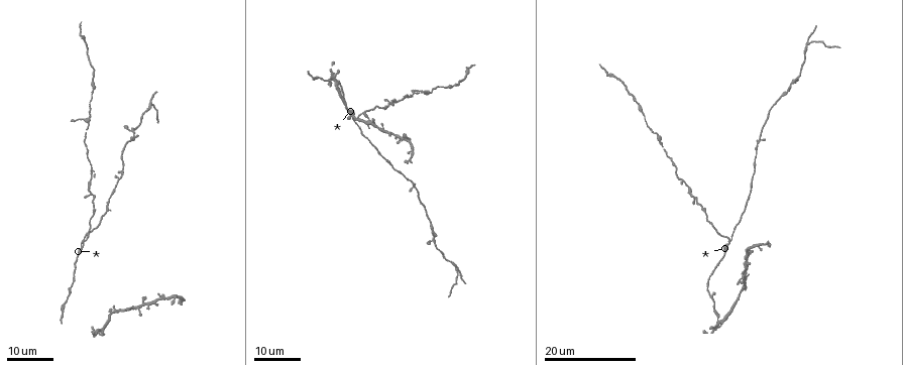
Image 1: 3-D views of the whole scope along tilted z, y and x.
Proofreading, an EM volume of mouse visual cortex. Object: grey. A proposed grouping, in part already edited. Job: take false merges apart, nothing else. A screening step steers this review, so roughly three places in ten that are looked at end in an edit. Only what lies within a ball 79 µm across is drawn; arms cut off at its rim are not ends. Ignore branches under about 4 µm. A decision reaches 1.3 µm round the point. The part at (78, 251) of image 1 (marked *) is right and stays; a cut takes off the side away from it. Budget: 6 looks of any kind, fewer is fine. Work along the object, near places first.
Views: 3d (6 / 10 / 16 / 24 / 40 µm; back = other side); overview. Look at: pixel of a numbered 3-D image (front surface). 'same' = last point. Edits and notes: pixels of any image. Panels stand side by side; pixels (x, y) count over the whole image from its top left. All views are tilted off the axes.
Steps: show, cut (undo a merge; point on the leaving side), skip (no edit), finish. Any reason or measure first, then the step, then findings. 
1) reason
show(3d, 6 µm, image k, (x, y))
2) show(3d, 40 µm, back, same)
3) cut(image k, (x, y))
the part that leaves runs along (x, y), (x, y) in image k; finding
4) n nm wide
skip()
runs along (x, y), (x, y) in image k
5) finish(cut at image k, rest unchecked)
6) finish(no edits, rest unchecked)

side arm on a straight run
show(3d, 24 µm, image 1, (729, 241))

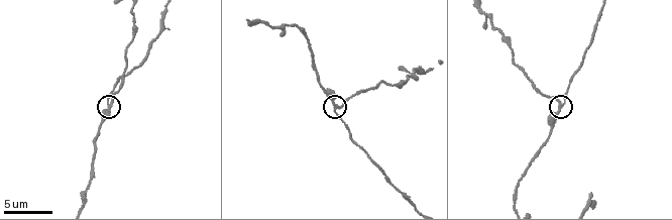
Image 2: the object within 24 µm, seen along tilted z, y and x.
show(3d, 6 µm, image 2, (334, 110))

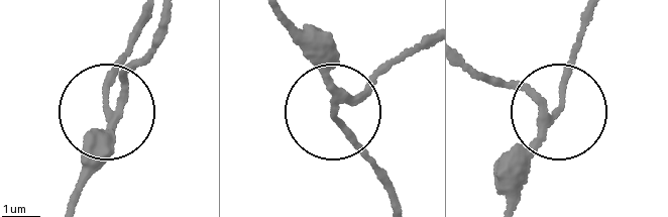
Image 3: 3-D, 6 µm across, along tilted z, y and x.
160 nm wide
skip()
runs along (80, 152), (131, 62) in image 3; one neuron here

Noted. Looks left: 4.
show(3d, 24 µm, image 1, (760, 138))

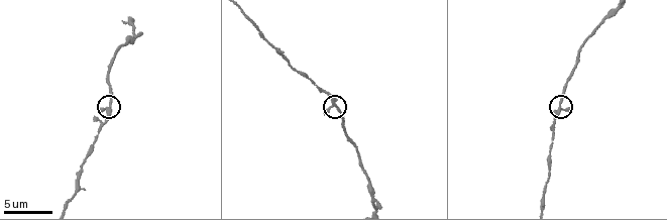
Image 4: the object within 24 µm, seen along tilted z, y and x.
closer look
show(3d, 6 µm, image 4, (559, 102))

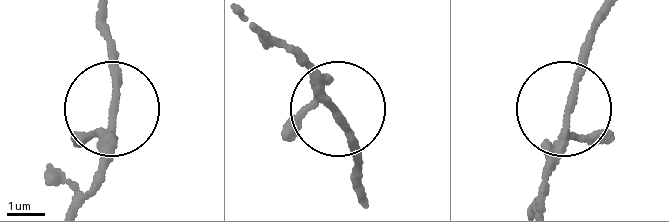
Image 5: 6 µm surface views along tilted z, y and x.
skip()
runs along (71, 203), (105, 154), (116, 84), (111, 37) in image 5; continuous, no second neuron

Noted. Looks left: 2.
thin arm on a thick one
show(3d, 6 µm, image 4, (372, 198))

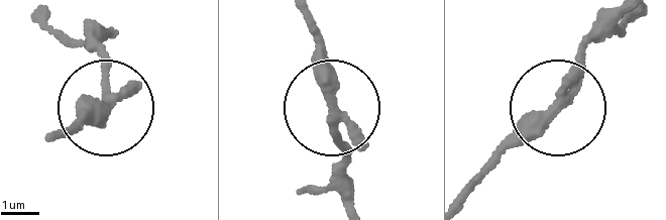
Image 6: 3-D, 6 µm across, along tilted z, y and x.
skip()
runs along (54, 139), (89, 122), (108, 97), (94, 22) in image 6; one neuron here

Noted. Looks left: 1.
finish(no edits, rest unchecked)

